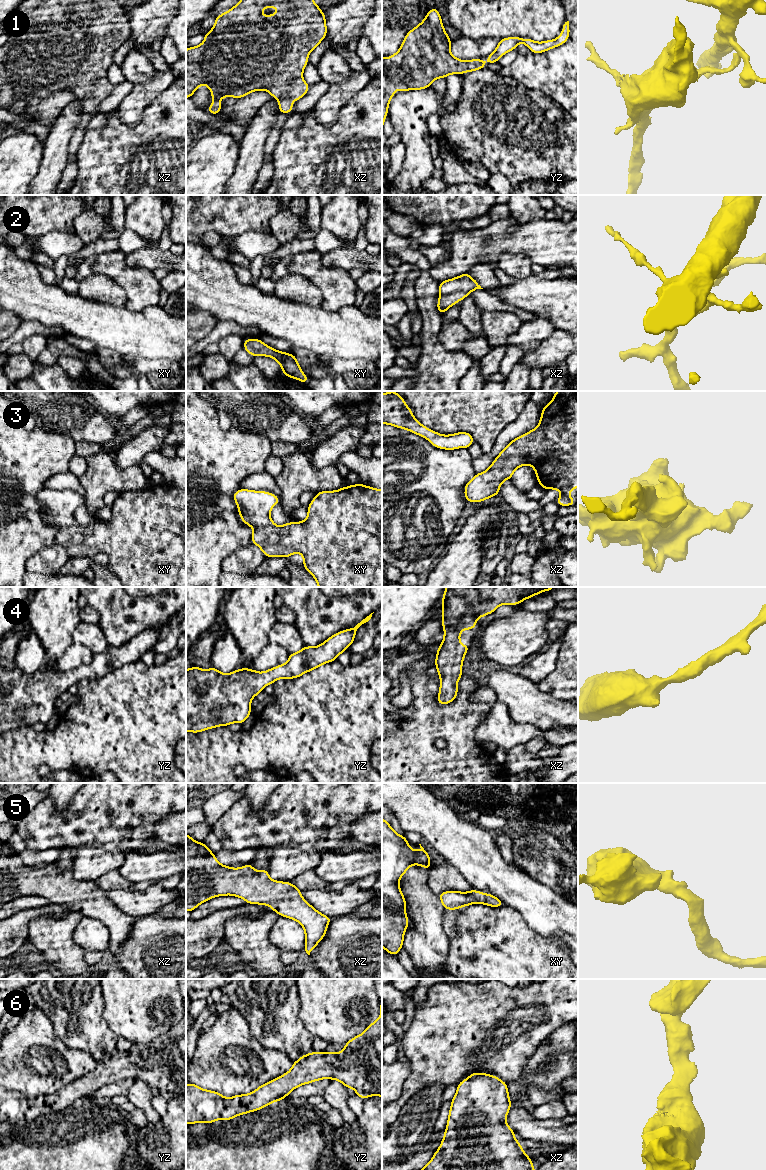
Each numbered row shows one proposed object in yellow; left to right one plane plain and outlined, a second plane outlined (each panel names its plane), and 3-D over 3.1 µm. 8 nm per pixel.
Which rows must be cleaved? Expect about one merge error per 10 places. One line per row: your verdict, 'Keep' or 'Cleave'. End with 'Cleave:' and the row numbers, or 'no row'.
1: Keep
2: Keep
3: Keep
4: Keep
5: Keep
6: Keep
Cleave: no row

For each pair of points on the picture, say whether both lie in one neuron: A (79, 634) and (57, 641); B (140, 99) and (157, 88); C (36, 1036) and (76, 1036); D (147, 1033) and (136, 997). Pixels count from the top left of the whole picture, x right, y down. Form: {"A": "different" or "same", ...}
{"A": "different", "B": "same", "C": "different", "D": "same"}

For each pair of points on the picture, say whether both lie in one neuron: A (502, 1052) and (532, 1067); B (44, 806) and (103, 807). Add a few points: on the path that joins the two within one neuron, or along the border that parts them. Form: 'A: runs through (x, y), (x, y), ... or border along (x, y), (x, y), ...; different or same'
A: border along (538, 1044), (534, 1052), (526, 1060), (518, 1077); different
B: runs through (55, 822), (58, 825), (82, 825), (87, 822); same

